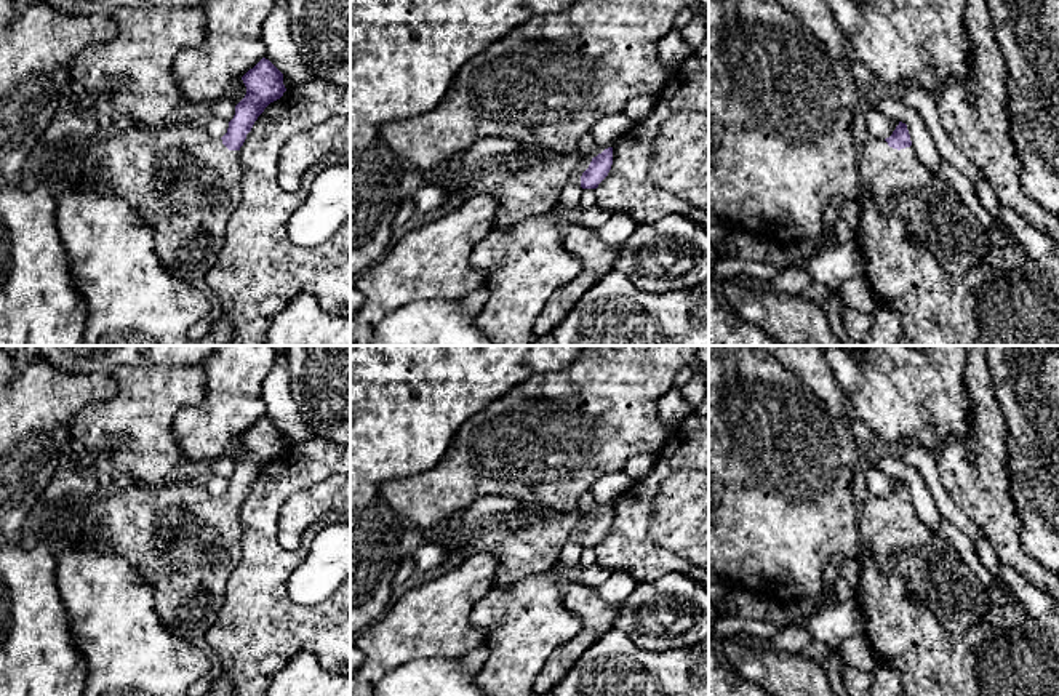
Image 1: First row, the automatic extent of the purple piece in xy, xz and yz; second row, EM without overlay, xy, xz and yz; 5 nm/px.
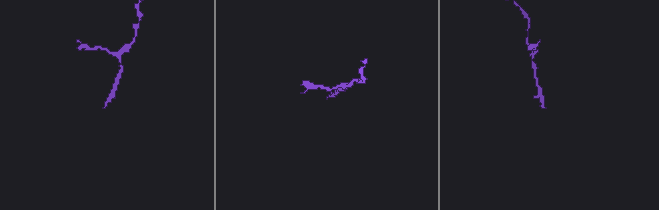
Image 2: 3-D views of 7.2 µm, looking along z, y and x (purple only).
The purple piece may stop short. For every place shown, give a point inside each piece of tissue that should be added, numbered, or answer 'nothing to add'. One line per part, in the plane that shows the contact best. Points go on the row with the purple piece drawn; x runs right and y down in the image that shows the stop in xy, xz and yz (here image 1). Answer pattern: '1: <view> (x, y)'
1: yz (935, 215)

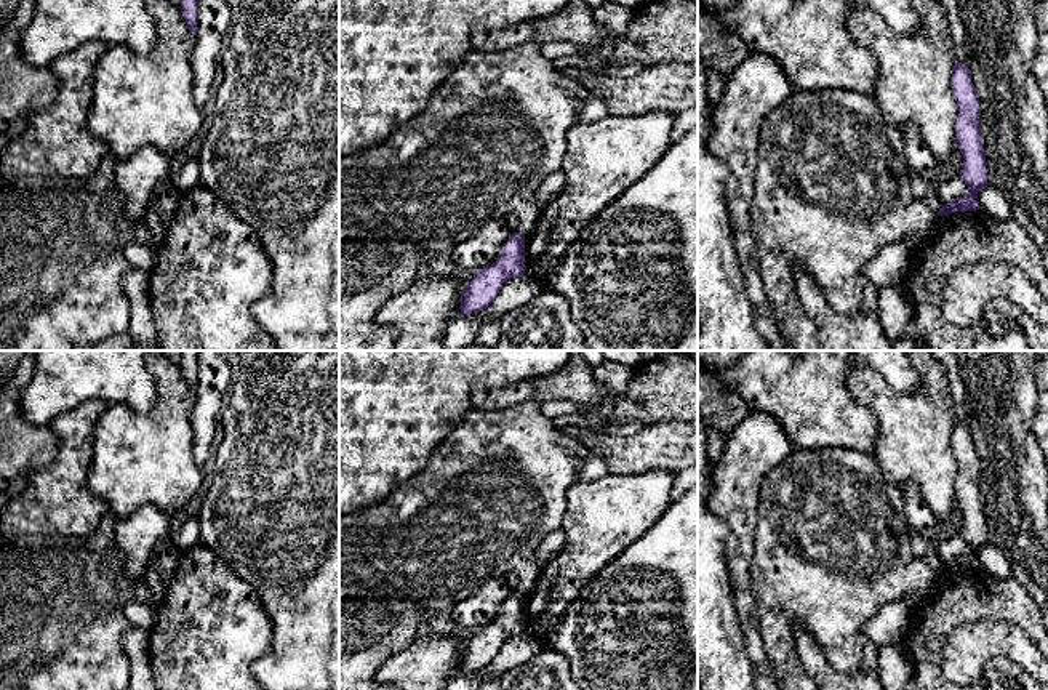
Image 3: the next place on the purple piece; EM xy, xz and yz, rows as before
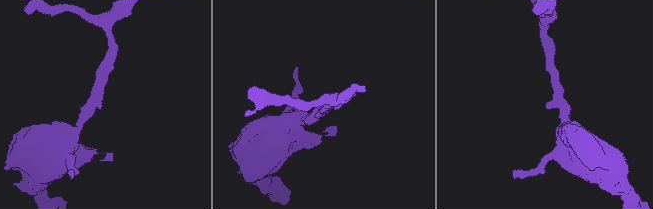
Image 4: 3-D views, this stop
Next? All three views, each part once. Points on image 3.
nothing to add

